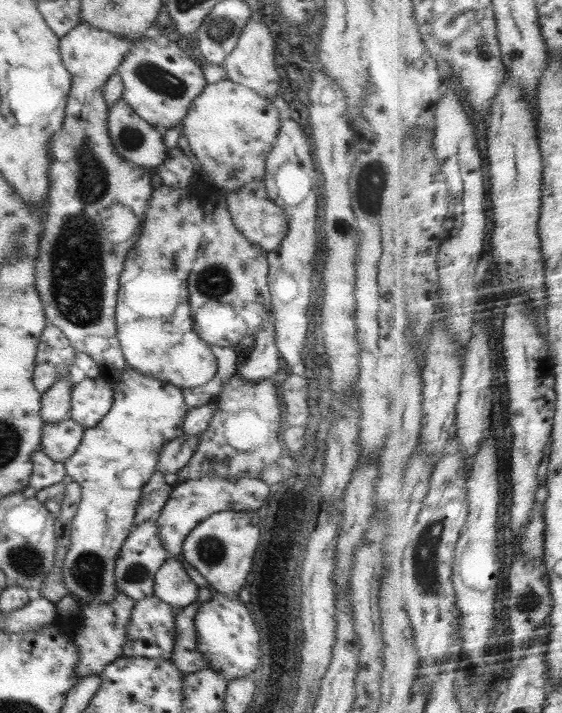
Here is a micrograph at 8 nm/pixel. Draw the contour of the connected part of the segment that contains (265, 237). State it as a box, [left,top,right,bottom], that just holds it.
[224,180,288,252]

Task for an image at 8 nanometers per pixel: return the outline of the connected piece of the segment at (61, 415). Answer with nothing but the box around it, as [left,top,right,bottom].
[41,372,71,423]

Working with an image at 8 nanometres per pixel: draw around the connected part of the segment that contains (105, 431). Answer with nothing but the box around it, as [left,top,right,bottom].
[61,366,190,606]

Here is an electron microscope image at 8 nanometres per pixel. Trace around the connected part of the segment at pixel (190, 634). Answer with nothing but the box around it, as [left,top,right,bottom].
[169,587,213,673]

